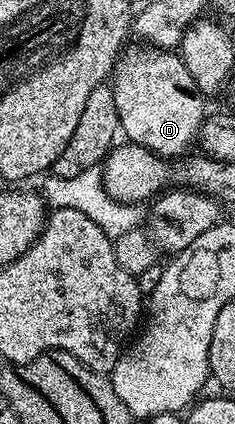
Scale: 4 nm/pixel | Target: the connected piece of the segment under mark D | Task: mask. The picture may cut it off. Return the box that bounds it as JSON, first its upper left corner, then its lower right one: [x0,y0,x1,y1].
[109,46,205,156]

